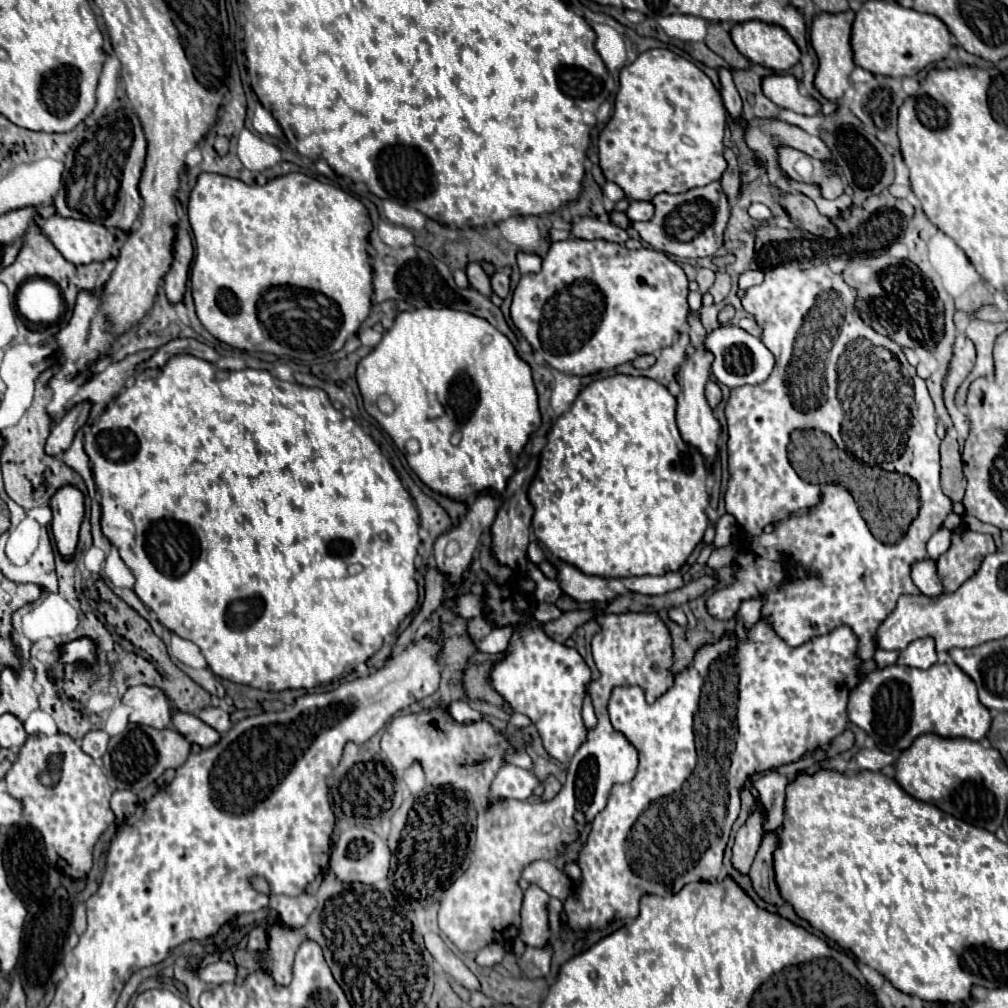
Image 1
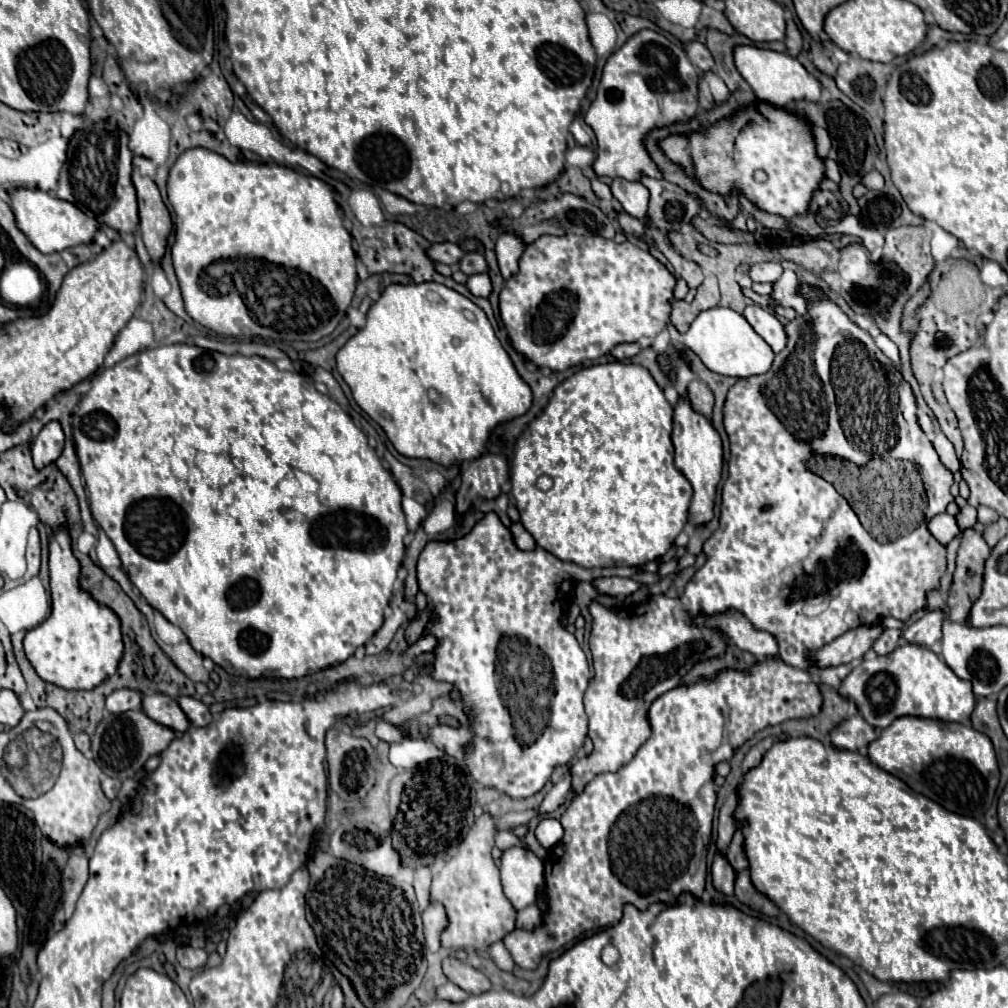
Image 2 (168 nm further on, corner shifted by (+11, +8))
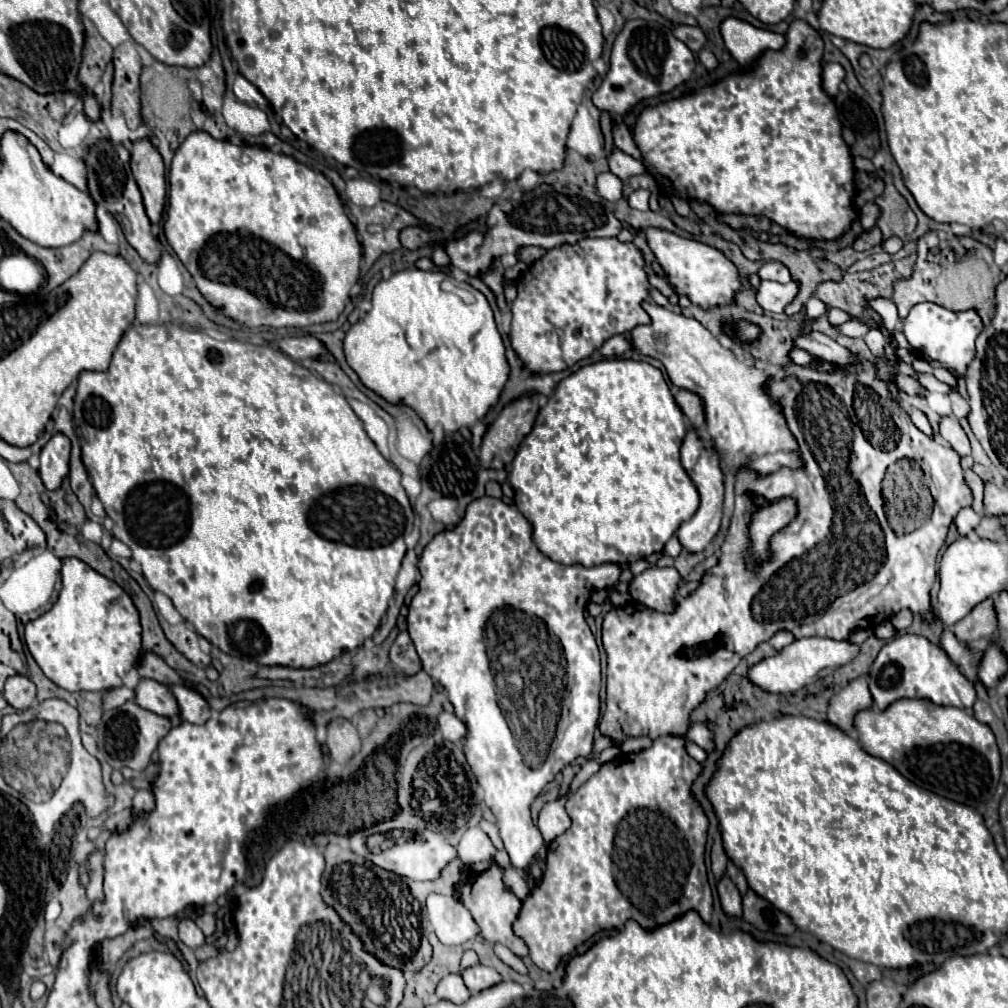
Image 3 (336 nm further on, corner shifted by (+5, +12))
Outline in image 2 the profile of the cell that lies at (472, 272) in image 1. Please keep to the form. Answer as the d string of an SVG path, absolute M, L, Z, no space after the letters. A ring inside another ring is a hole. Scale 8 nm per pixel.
M435 243L431 245L429 253L427 253L433 261L437 263L445 263L445 265L457 265L463 257L463 251L459 245L455 243Z

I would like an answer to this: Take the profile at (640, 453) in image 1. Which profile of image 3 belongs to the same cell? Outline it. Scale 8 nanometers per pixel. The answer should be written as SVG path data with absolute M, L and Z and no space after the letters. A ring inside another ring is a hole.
M611 358L597 361L593 365L585 365L579 371L571 373L565 377L557 387L555 393L547 399L547 405L541 407L539 417L533 425L533 431L521 441L519 451L511 463L511 487L513 487L513 501L517 509L523 513L523 517L531 523L533 527L533 541L545 553L549 559L559 561L563 565L601 565L601 563L633 563L637 559L645 559L651 553L657 553L663 549L663 545L669 541L669 537L677 531L677 527L693 517L699 505L699 493L685 473L681 461L679 461L679 449L683 443L683 437L687 433L685 419L681 409L675 405L673 395L663 379L663 373L645 363L645 361L634 361L631 359Z

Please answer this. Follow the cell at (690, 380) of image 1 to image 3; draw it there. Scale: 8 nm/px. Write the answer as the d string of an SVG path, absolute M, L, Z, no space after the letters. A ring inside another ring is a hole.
M693 429L687 431L687 437L681 445L681 463L687 471L687 475L691 477L691 481L695 483L701 503L697 513L679 525L677 529L677 539L683 545L685 551L689 553L701 553L711 539L717 535L719 525L721 525L721 513L723 513L723 473L721 473L721 465L717 465L717 457L713 457L713 453L709 453L709 449L705 449L705 445L701 445L701 437L697 433L693 433Z

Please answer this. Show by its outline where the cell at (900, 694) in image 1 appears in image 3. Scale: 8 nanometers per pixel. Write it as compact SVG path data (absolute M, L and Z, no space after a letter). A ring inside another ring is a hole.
M911 633L897 635L897 639L889 641L879 651L869 669L869 689L877 709L885 709L903 697L929 699L937 705L951 705L959 709L971 709L975 703L973 683L953 665L953 661L949 661L947 653L925 637Z

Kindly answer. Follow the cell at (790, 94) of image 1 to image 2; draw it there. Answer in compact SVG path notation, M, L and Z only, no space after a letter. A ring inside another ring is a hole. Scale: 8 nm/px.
M737 47L733 55L735 55L735 67L743 75L743 79L753 87L759 99L781 109L787 107L791 101L799 101L799 99L817 101L819 99L821 89L819 89L817 79L809 77L805 67L797 59L791 59L789 55L783 55L783 53L757 49L757 47Z

